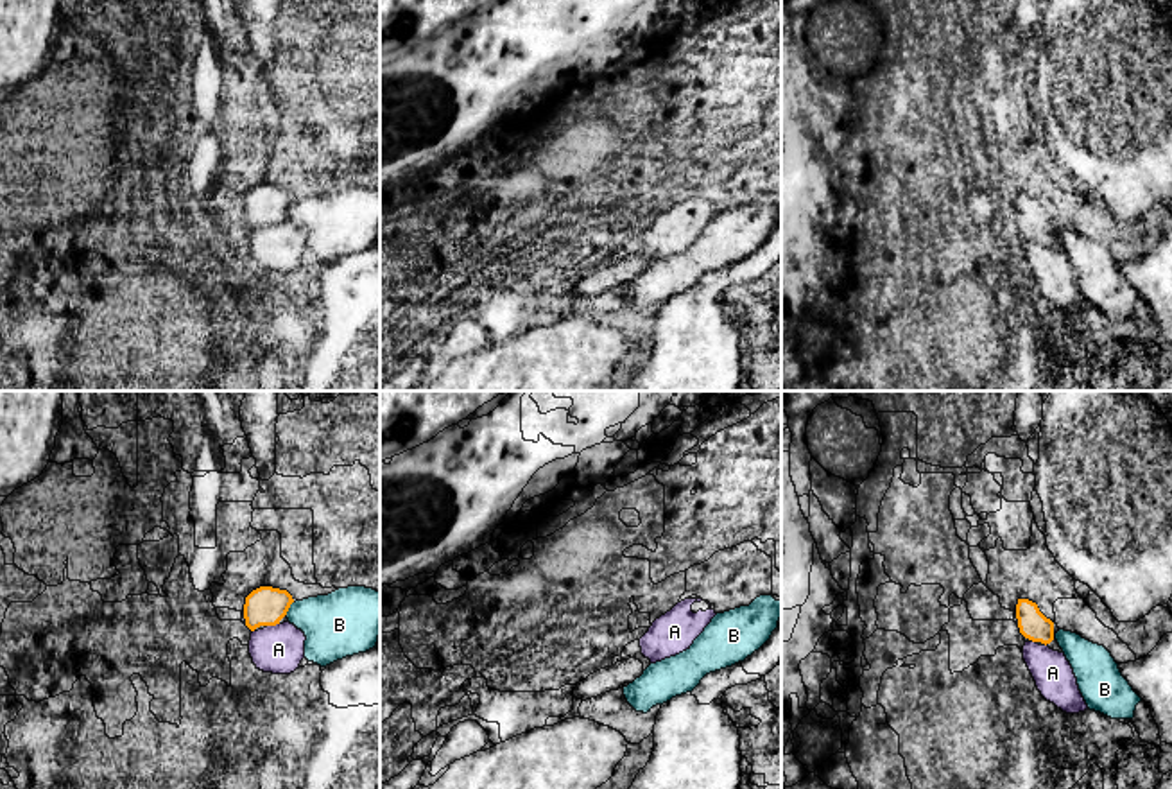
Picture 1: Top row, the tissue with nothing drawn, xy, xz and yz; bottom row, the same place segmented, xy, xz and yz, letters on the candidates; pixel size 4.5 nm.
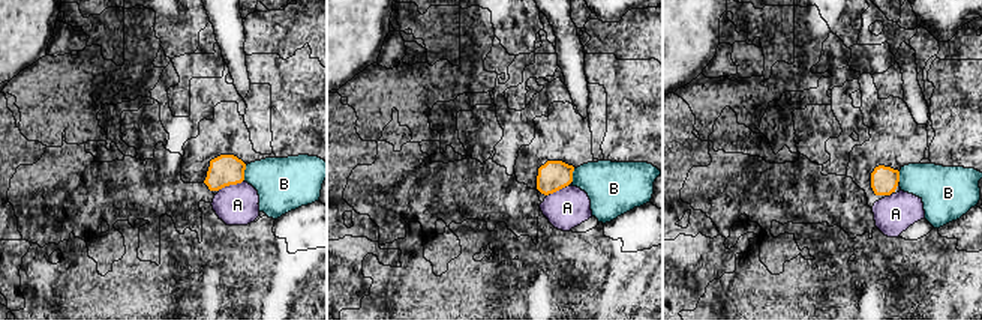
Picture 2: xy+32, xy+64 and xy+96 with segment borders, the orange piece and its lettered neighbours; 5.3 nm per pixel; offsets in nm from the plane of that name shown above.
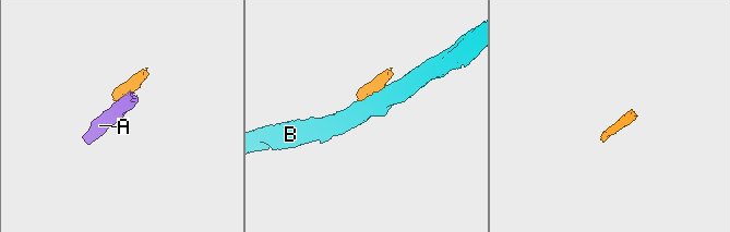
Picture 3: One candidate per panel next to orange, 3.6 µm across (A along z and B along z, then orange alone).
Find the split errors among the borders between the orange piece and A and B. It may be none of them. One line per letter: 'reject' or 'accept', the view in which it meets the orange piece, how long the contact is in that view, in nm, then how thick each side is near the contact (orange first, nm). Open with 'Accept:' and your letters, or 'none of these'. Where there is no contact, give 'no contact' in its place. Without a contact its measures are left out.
Accept: none of these
A: reject; meets orange in xy; contact 60 nm long; 180 nm thick on the orange side, 220 nm on the other
B: reject; meets orange in xy; contact 70 nm long; 180 nm thick on the orange side, 300 nm on the other

